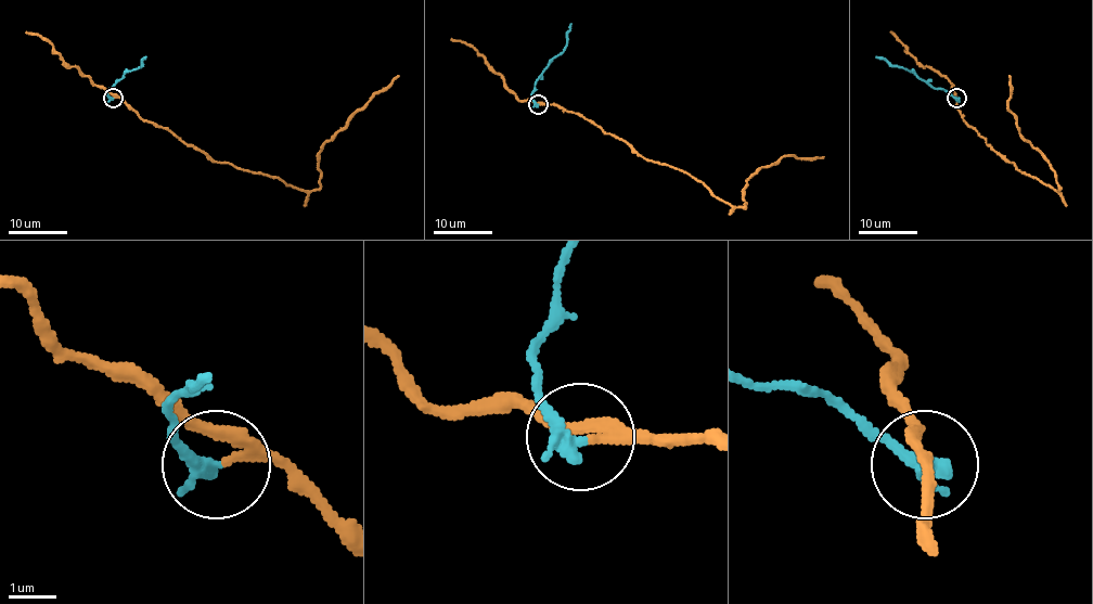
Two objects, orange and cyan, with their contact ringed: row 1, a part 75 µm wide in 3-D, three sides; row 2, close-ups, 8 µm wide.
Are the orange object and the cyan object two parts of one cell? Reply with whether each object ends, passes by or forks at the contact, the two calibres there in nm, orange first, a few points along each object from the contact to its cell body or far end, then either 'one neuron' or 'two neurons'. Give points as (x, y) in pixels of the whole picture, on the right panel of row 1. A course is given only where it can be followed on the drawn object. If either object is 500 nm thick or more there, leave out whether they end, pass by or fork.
orange passes by; cyan ends; calibres 200 and 340 nm; course orange (955, 98), (963, 119), (992, 149), (1020, 172), (1058, 191), (1055, 170), (1020, 135), (1008, 110), (1008, 76); course cyan (955, 98), (936, 89), (912, 72), (890, 65), (875, 56); two neurons

